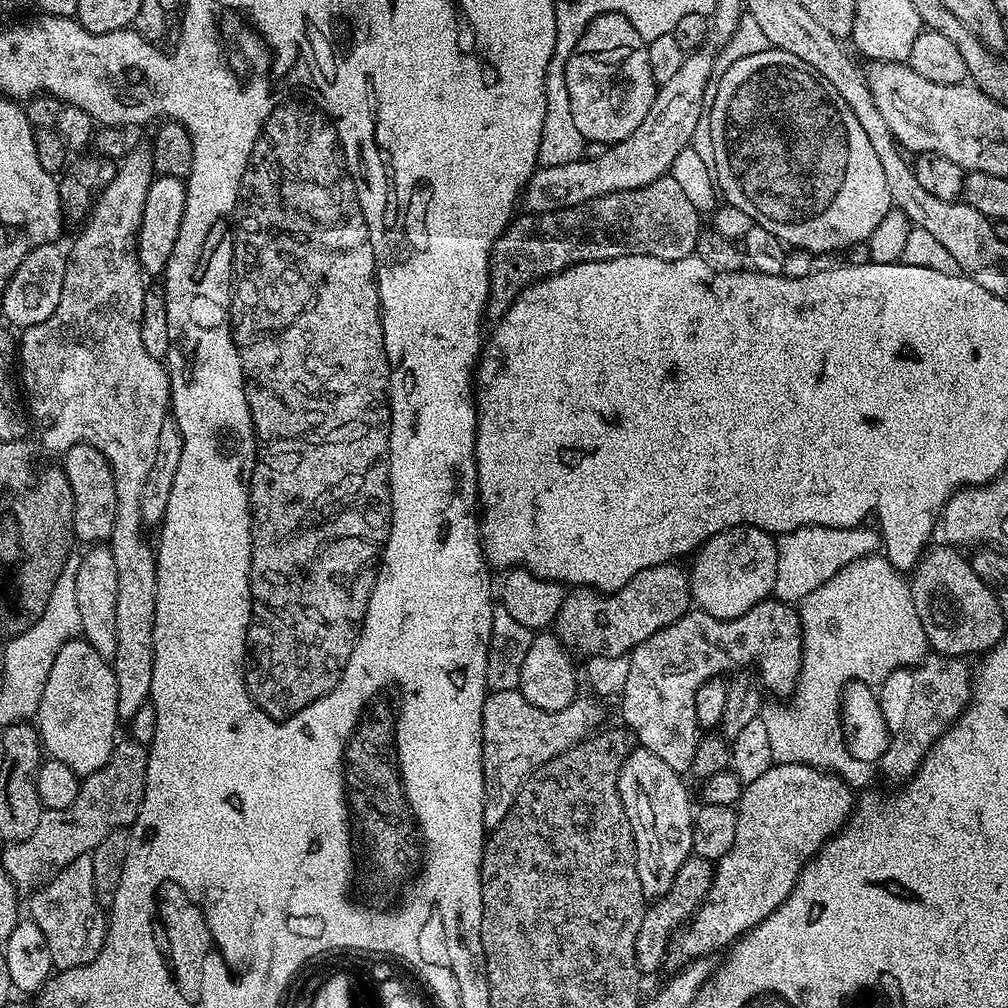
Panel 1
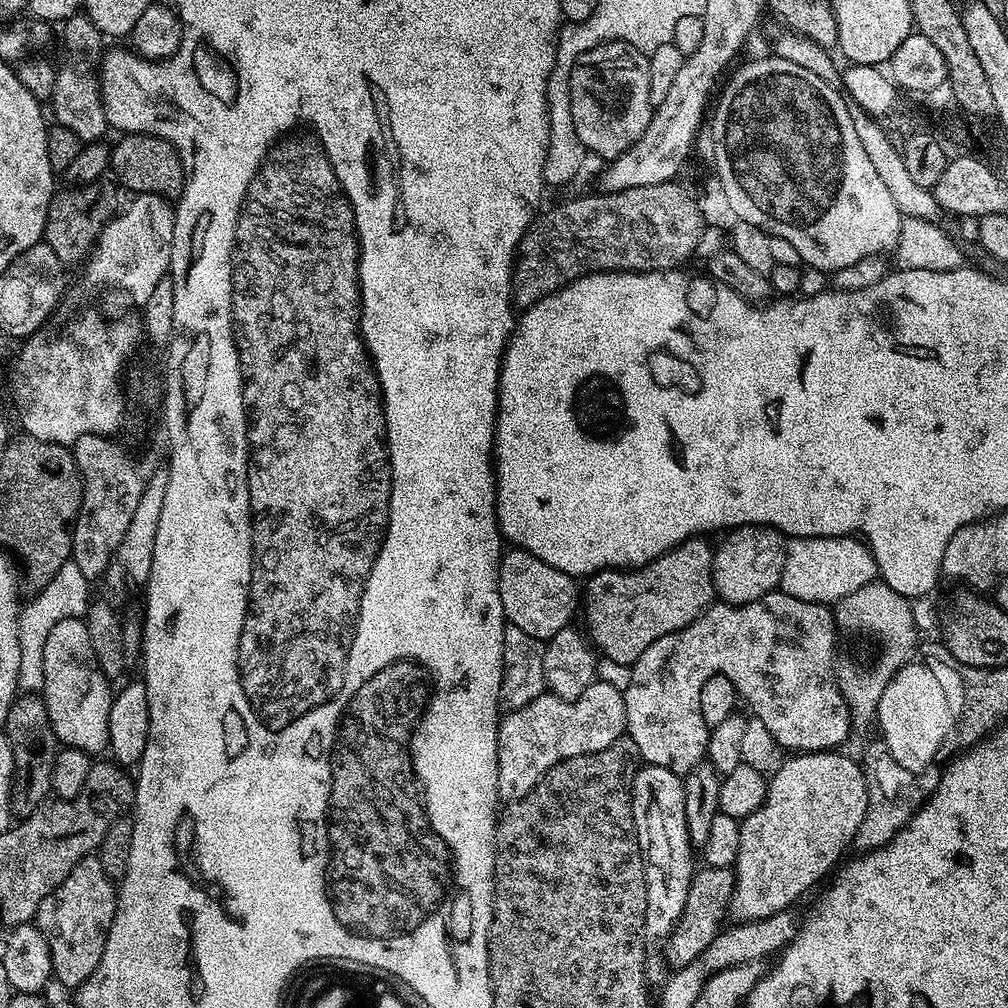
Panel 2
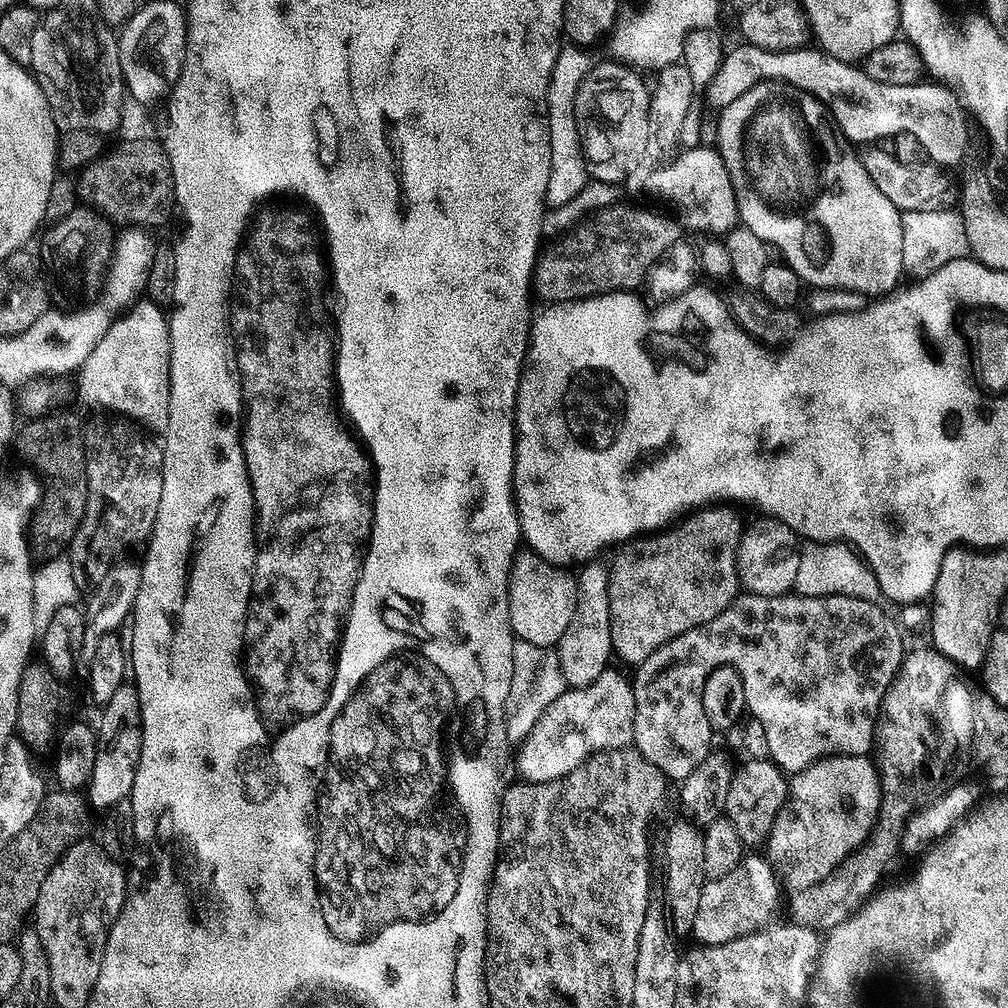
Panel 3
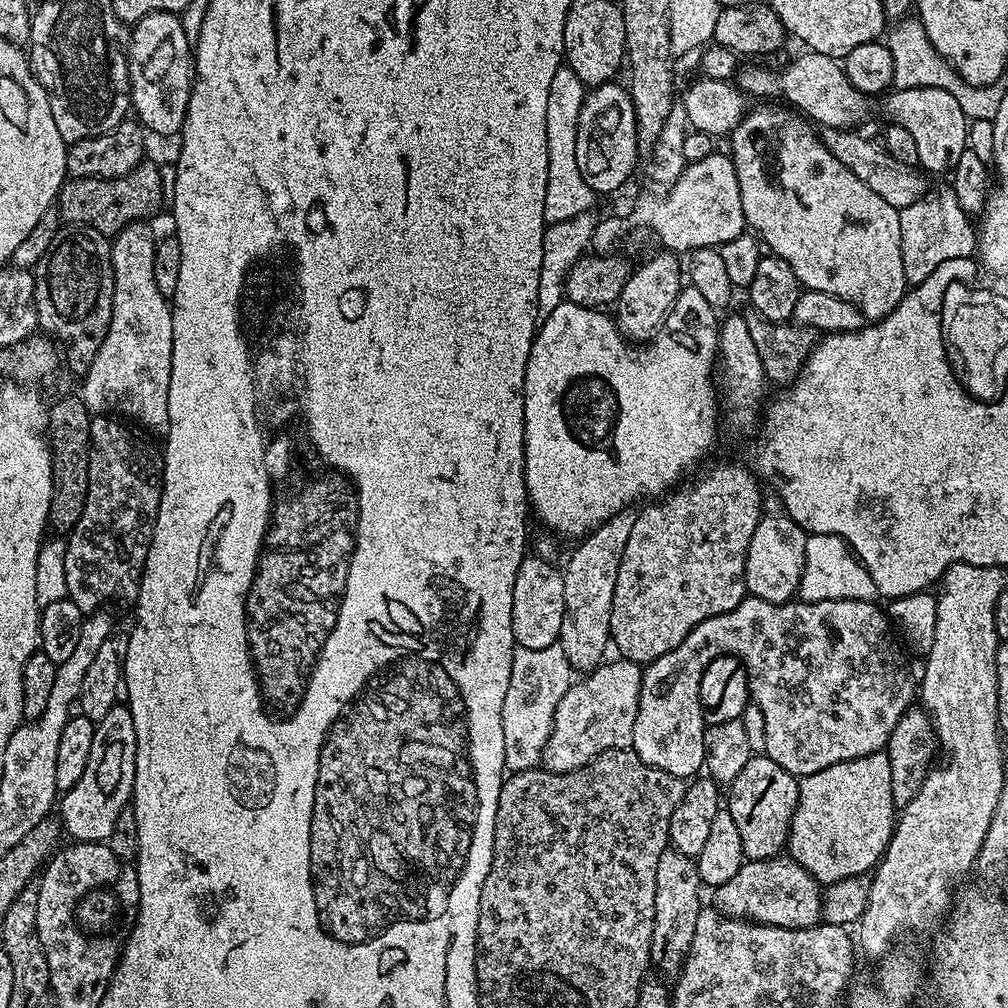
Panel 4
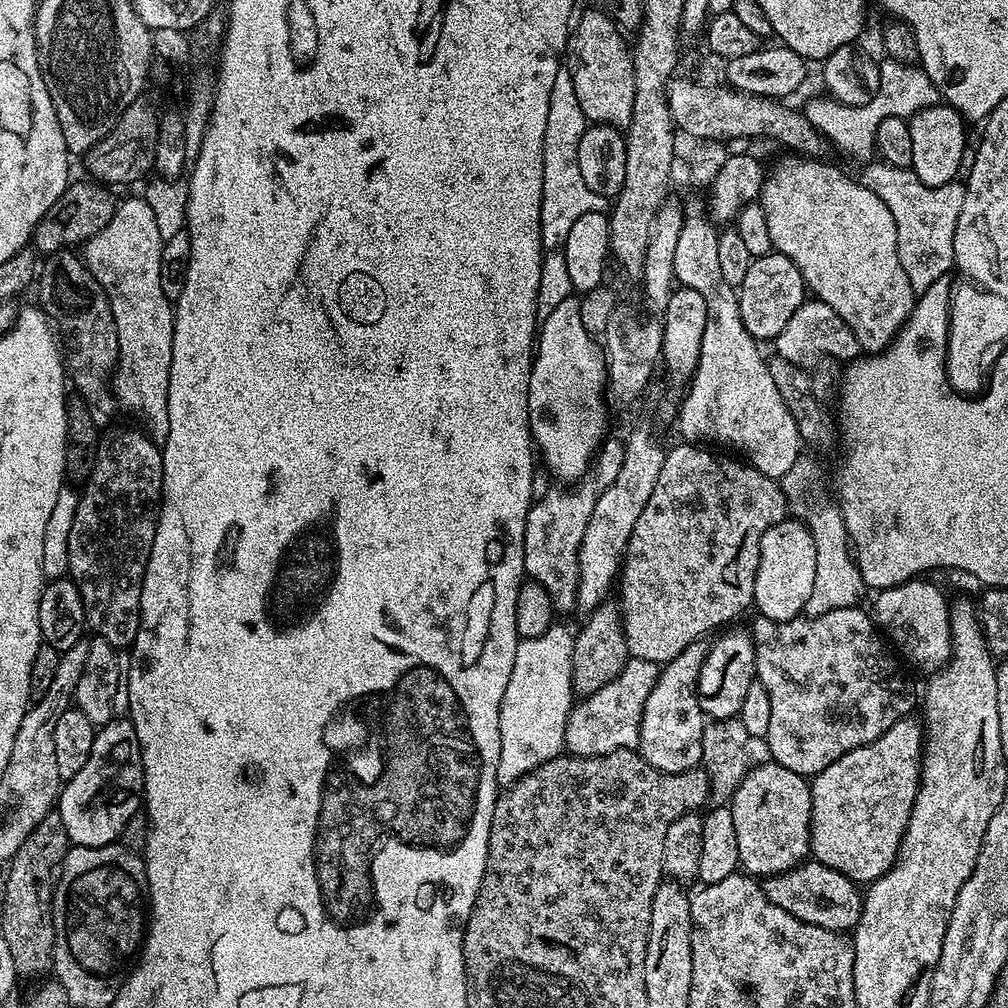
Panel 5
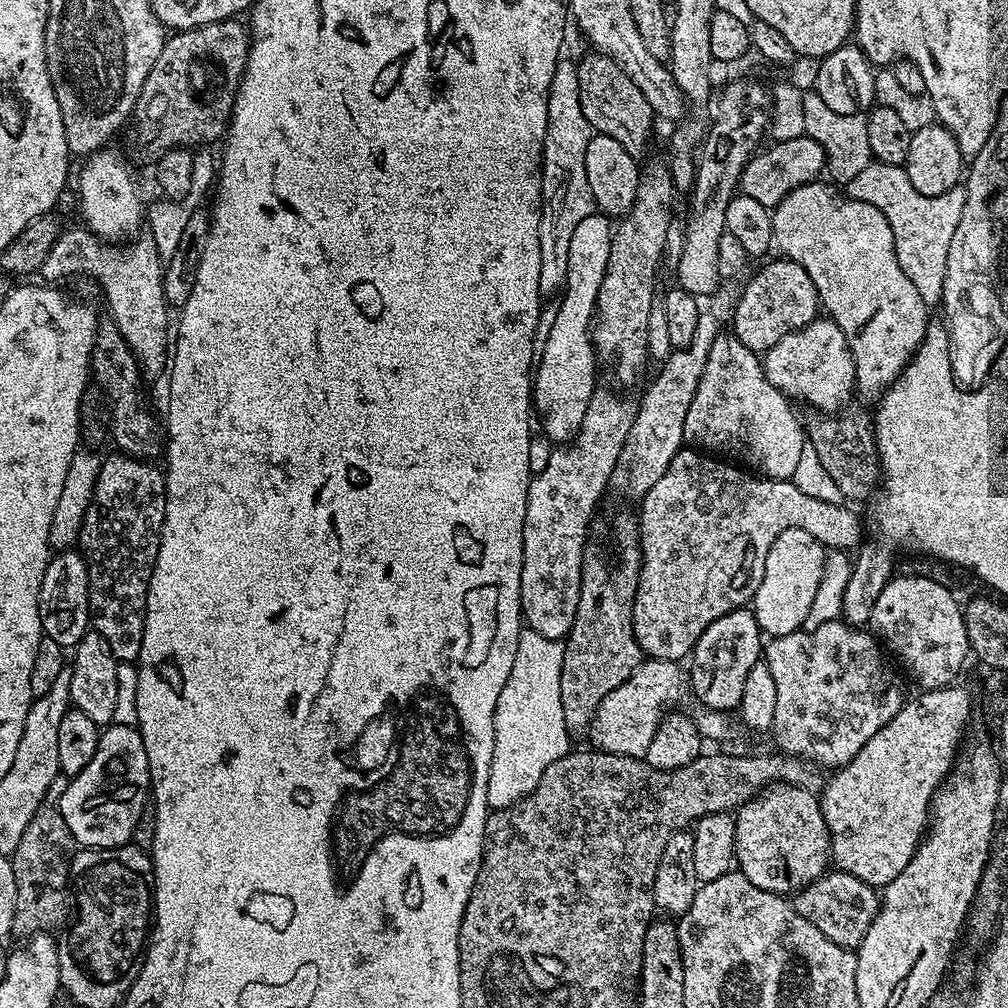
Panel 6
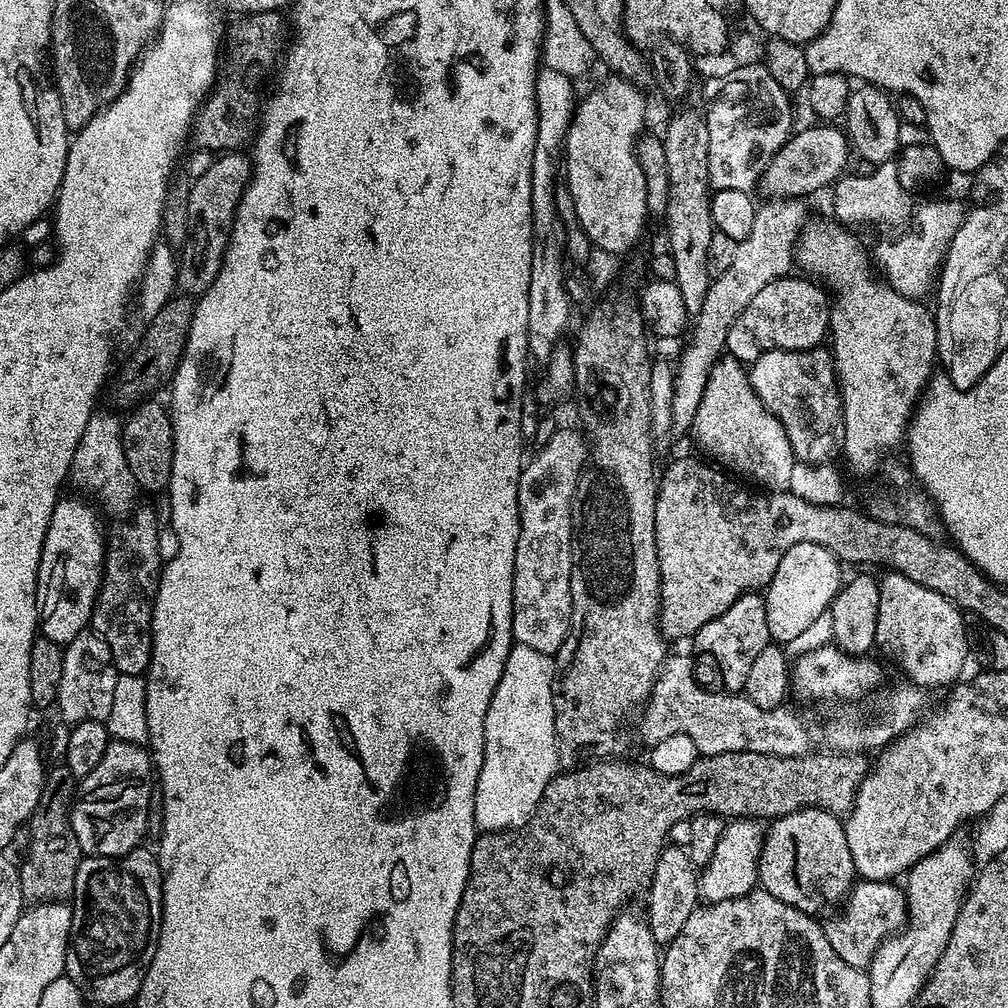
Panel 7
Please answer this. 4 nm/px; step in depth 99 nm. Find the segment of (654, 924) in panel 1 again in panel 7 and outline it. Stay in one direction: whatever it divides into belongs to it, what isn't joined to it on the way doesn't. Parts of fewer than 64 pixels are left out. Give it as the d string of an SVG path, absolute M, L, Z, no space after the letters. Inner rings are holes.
M857 879L842 907L835 913L837 916L823 925L830 946L834 946L846 966L867 969L881 942L895 935L907 923L907 893L895 884L887 880Z

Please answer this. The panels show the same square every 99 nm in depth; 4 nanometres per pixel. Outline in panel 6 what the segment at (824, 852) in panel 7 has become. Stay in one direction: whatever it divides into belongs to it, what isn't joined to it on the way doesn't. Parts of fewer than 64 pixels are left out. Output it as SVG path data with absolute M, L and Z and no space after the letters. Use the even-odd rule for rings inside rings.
M773 784L759 796L753 796L740 805L736 818L736 864L738 870L754 886L777 894L801 892L810 882L823 876L830 868L832 839L822 814L820 797L812 788L799 788L793 784Z

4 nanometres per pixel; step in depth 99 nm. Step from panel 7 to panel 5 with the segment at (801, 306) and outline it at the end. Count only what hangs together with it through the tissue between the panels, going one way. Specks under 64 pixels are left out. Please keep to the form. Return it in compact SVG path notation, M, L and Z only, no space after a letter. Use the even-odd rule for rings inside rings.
M773 250L766 256L753 259L750 270L746 270L746 282L740 284L738 295L742 324L746 326L746 330L750 330L757 342L772 342L778 334L782 334L786 322L790 322L794 315L794 310L804 304L806 285L798 266L794 266L790 258Z

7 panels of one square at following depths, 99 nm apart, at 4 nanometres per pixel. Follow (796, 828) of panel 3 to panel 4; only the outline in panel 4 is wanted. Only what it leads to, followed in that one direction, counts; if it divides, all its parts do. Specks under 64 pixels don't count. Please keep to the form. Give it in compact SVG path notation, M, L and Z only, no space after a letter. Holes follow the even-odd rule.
M881 750L862 758L843 760L818 774L810 774L799 781L798 806L794 810L792 825L788 831L786 852L797 860L822 886L842 882L851 876L871 873L884 857L886 846L896 828L898 801L892 793L889 753Z

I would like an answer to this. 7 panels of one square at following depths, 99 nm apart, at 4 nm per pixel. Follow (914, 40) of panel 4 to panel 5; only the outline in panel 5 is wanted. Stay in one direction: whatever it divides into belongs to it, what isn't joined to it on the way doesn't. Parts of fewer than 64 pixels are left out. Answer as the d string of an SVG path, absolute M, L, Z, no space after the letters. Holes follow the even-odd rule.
M885 57L879 63L879 84L870 102L864 105L844 105L827 95L816 96L802 105L803 114L812 126L820 131L827 143L845 152L852 160L864 160L873 155L876 145L878 123L886 117L909 119L919 110L939 101L940 95L932 86L932 79L923 67L916 64L904 64L893 58Z

